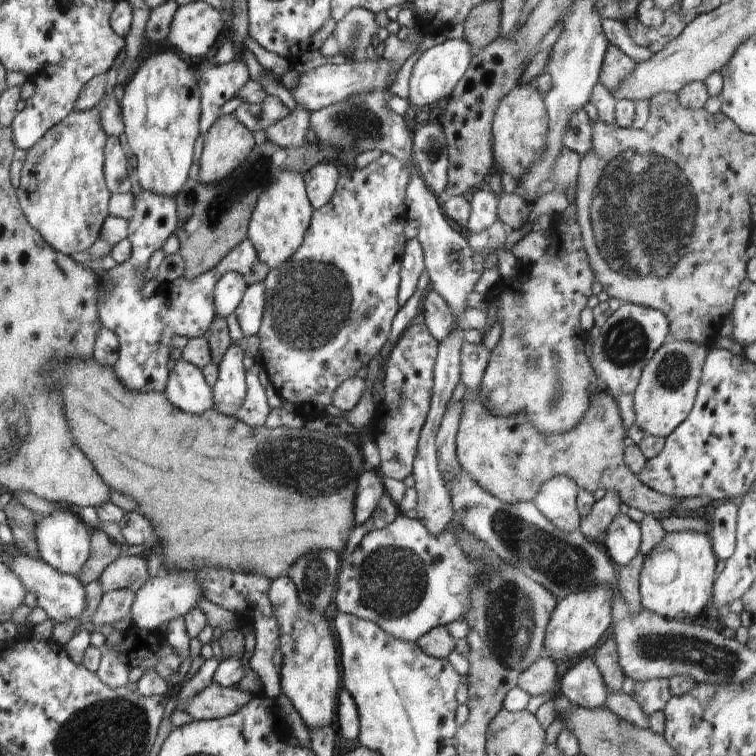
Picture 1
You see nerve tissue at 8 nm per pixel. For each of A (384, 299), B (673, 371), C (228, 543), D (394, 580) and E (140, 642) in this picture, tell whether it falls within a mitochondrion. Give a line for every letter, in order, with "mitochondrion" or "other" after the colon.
A: other
B: mitochondrion
C: other
D: mitochondrion
E: other

